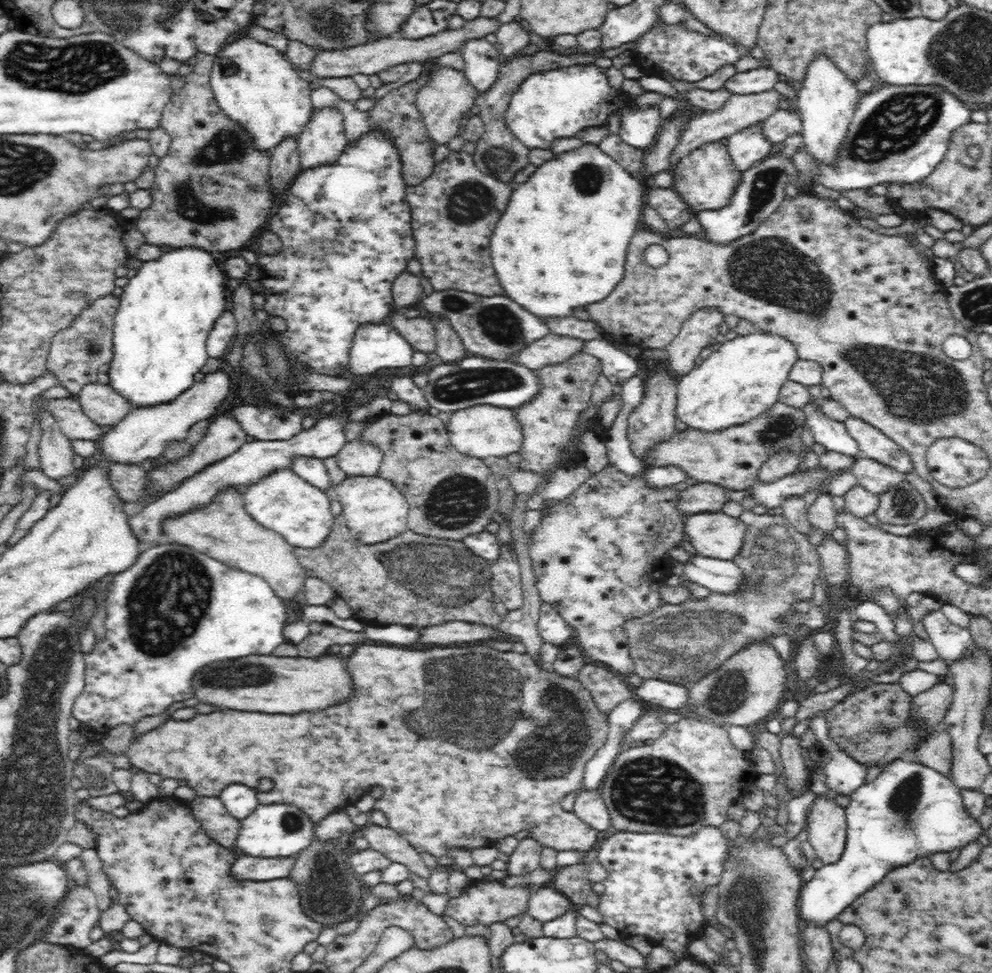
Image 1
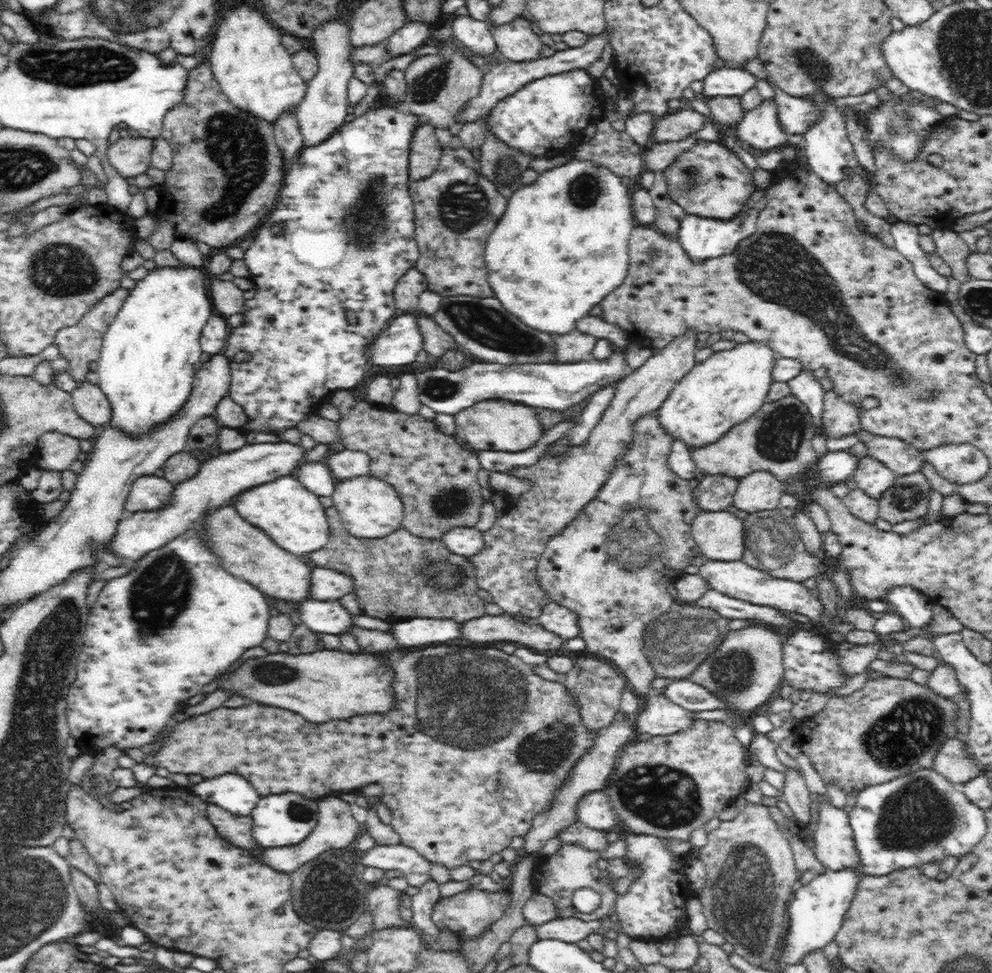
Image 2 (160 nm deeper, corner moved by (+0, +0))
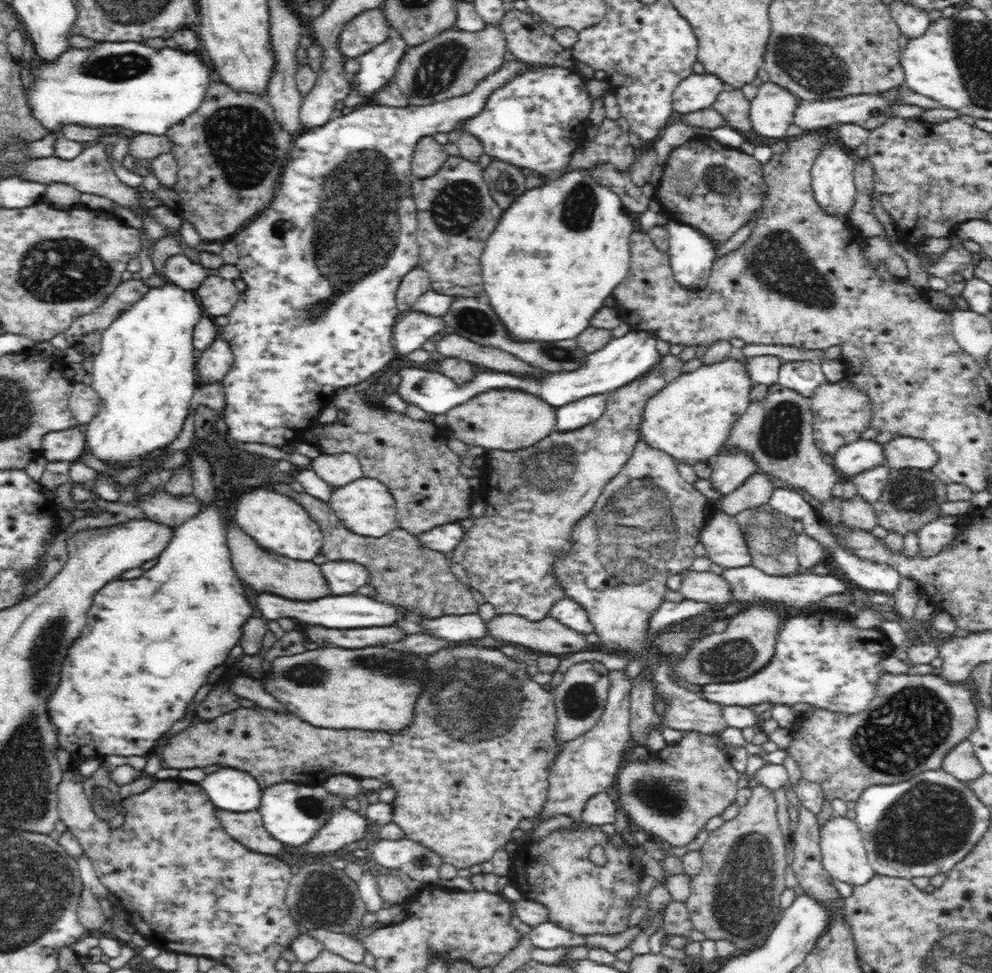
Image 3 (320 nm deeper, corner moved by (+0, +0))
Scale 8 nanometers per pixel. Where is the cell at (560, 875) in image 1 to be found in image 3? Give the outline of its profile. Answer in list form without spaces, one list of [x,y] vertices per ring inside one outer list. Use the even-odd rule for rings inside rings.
[[[583,821],[555,829],[538,841],[531,841],[529,838],[522,841],[526,848],[518,848],[510,852],[514,863],[508,870],[507,878],[510,885],[518,887],[523,898],[539,902],[548,909],[548,922],[572,933],[586,936],[590,934],[613,935],[629,928],[636,910],[632,903],[642,897],[639,884],[645,876],[644,869],[631,852],[632,847],[627,845],[626,848],[623,846],[619,848],[617,844],[611,842],[611,837],[602,831],[600,826]],[[598,845],[602,846],[607,854],[607,862],[603,866],[594,864],[588,857],[588,852]]]

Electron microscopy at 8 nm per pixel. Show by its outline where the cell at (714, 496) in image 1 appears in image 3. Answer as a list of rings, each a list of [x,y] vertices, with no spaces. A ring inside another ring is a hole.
[[[731,449],[730,452],[720,452],[710,460],[711,480],[714,490],[722,494],[734,492],[745,480],[748,480],[753,474],[763,473],[763,470],[757,468],[756,461],[748,454],[738,452],[737,449]]]

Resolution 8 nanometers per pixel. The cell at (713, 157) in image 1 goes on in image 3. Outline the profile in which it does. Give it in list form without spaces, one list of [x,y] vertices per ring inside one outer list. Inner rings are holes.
[[[695,137],[676,146],[662,162],[662,166],[664,175],[654,193],[661,205],[661,212],[666,214],[669,221],[686,224],[706,235],[716,246],[726,243],[738,230],[755,222],[761,215],[760,210],[764,208],[766,196],[763,164],[744,151],[726,147],[711,137]]]

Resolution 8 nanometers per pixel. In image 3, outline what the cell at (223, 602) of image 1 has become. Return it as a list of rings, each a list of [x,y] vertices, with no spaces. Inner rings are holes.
[[[191,446],[187,450],[186,463],[190,466],[192,477],[192,493],[201,500],[201,510],[177,529],[174,529],[173,537],[168,546],[161,552],[154,568],[144,572],[142,576],[132,579],[118,578],[106,583],[93,598],[92,606],[88,610],[88,624],[84,628],[84,634],[80,634],[78,642],[68,652],[68,662],[64,662],[64,674],[60,676],[60,686],[56,688],[56,694],[52,694],[52,722],[56,722],[56,730],[60,730],[60,750],[66,750],[71,754],[77,752],[86,759],[97,758],[103,762],[108,755],[114,756],[145,756],[149,757],[156,746],[157,740],[162,737],[176,722],[181,720],[188,708],[188,703],[194,700],[198,688],[207,682],[209,675],[228,658],[228,652],[238,644],[238,638],[242,635],[242,624],[254,614],[254,608],[246,596],[246,587],[240,584],[235,570],[232,570],[231,552],[228,550],[226,530],[220,512],[210,504],[216,497],[216,486],[212,483],[214,477],[214,460],[204,452]]]

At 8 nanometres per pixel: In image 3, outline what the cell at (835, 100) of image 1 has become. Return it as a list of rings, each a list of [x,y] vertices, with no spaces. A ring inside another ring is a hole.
[[[838,146],[818,151],[811,170],[811,190],[816,203],[832,215],[846,215],[854,207],[857,189],[853,180],[855,160]]]

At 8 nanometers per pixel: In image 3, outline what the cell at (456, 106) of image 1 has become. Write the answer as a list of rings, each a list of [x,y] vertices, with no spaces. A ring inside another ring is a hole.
[[[484,22],[484,28],[476,33],[449,28],[442,34],[436,35],[436,38],[428,39],[428,42],[422,42],[418,46],[408,46],[404,56],[400,59],[393,78],[396,81],[396,87],[400,87],[400,91],[408,96],[410,105],[426,106],[472,92],[481,80],[494,74],[494,71],[504,64],[506,51],[507,40],[501,24]]]

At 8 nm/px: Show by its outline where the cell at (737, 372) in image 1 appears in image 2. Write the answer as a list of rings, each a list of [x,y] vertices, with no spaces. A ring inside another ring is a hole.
[[[749,341],[738,343],[731,350],[716,351],[703,362],[696,363],[657,408],[663,429],[674,442],[681,442],[690,450],[718,442],[734,425],[747,421],[765,403],[764,398],[774,380],[774,364],[777,357],[775,351],[767,344]]]

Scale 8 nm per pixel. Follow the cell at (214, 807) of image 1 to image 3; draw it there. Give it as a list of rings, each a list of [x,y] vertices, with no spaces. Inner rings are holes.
[[[216,809],[216,816],[230,837],[257,853],[280,856],[287,852],[287,846],[270,836],[264,828],[264,821],[258,809],[247,813],[233,813]]]

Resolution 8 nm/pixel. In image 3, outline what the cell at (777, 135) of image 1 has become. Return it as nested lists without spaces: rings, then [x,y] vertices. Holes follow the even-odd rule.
[[[897,89],[876,94],[858,94],[825,101],[801,101],[796,107],[793,123],[798,124],[804,131],[830,129],[835,124],[850,123],[871,130],[892,118],[892,106],[894,105],[904,105],[904,101]]]

